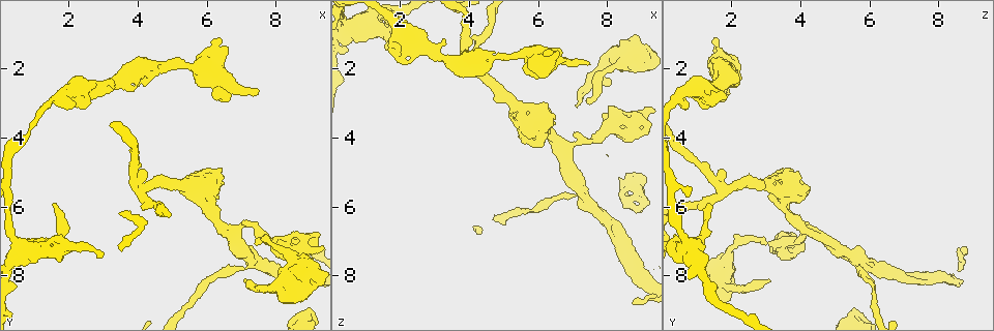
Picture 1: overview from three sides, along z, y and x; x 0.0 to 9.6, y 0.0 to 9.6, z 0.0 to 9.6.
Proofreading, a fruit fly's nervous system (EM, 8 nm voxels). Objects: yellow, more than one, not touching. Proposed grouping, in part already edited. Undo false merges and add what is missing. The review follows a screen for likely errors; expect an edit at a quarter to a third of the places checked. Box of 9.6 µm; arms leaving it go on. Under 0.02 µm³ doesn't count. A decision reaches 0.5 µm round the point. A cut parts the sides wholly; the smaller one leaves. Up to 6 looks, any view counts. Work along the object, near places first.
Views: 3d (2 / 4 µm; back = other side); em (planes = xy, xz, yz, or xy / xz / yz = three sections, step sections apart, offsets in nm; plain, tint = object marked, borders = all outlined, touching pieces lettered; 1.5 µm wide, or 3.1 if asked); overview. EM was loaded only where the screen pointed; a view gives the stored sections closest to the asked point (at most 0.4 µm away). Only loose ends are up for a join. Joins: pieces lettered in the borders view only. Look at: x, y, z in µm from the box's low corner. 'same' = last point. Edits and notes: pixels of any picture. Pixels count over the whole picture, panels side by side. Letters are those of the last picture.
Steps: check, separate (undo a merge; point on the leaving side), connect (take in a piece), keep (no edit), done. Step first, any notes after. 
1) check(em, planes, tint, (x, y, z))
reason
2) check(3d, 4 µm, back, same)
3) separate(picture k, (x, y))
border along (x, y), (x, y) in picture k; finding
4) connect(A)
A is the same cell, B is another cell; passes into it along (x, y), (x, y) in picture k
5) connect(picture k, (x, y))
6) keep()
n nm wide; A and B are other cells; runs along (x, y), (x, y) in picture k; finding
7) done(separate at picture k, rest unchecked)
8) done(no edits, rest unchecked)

check(3d, 4 µm, (7.10, 8.20, 3.05))
free end

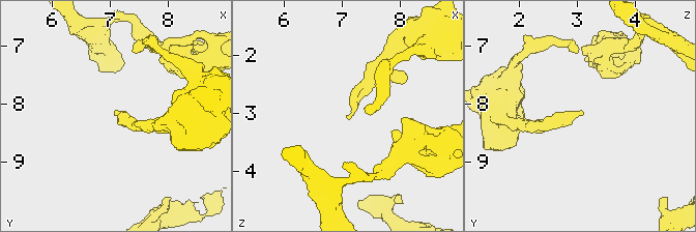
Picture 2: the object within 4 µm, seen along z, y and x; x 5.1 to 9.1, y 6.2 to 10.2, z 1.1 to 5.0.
check(em, xz, step 8, tint, (7.10, 8.15, 3.10))
shape alone is not enough

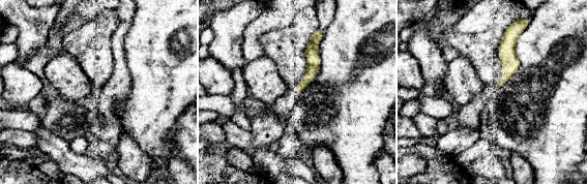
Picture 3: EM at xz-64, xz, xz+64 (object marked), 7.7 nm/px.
check(em, planes, borders, same)
cut it another way

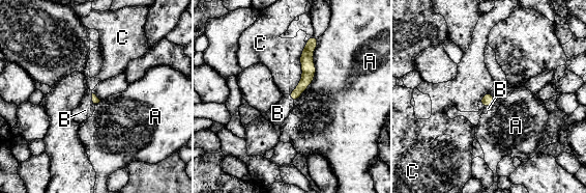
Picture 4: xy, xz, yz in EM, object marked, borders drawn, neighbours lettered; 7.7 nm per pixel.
connect(B)
B is the same cell, A and C are other cells; it goes on there

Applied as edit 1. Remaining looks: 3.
check(overview)
see it whole again

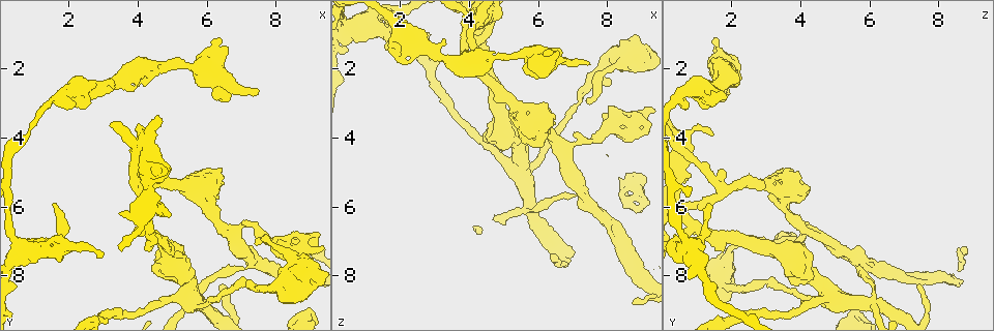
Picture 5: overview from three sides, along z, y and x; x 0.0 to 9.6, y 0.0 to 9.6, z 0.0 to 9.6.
check(em, planes, borders, (8.70, 7.95, 1.05))

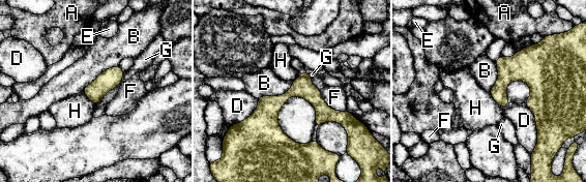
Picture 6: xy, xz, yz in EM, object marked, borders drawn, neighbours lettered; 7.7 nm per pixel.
keep()
A, B, D, E, F, G and H are other cells; border along (489, 92), (502, 108) in picture 6; none of them fits

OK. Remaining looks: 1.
done(connect at picture 4, rest unchecked)

